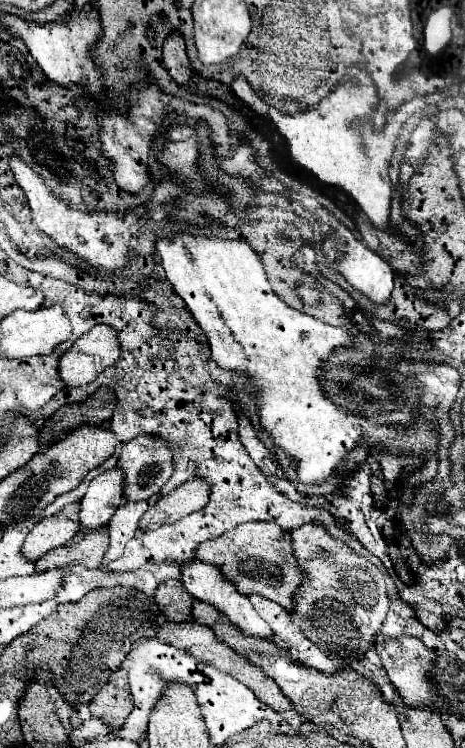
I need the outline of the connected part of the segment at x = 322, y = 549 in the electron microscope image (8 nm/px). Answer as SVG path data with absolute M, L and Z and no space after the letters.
M305 524L293 530L291 546L297 568L303 574L301 586L293 594L293 610L289 612L293 626L301 628L311 642L315 638L319 650L335 660L339 668L359 662L375 648L375 640L389 610L385 566L375 556L359 556L317 524Z

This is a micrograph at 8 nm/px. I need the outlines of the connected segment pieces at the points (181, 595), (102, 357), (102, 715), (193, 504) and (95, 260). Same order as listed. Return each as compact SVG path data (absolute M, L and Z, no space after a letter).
M179 580L161 582L153 600L169 622L191 620L191 604L195 598L181 586Z
M99 324L73 342L73 346L59 358L59 378L63 386L81 386L93 382L105 368L119 358L121 346L111 326Z
M117 670L111 674L107 686L89 702L91 716L103 720L109 728L123 728L129 712L133 708L133 700L129 694L127 674Z
M193 478L193 480L185 482L183 486L175 488L173 492L169 492L167 496L163 496L153 508L149 508L143 514L139 528L155 530L163 524L177 522L183 516L205 508L207 500L209 500L209 484L201 478Z
M11 158L9 164L13 168L17 184L27 194L31 214L33 214L33 222L57 246L67 248L69 252L83 258L87 264L101 268L101 270L109 270L109 272L123 270L131 262L129 260L129 252L131 252L129 242L133 238L131 220L125 220L125 216L119 212L89 212L89 214L79 212L79 210L71 208L69 204L65 204L63 200L55 200L55 196L47 190L43 180L29 166L25 166L21 158Z

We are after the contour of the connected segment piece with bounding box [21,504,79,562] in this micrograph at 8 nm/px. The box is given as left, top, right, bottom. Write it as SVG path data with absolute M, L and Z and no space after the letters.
M79 504L65 506L59 514L43 518L25 538L21 554L27 562L37 562L53 548L67 544L79 530Z

